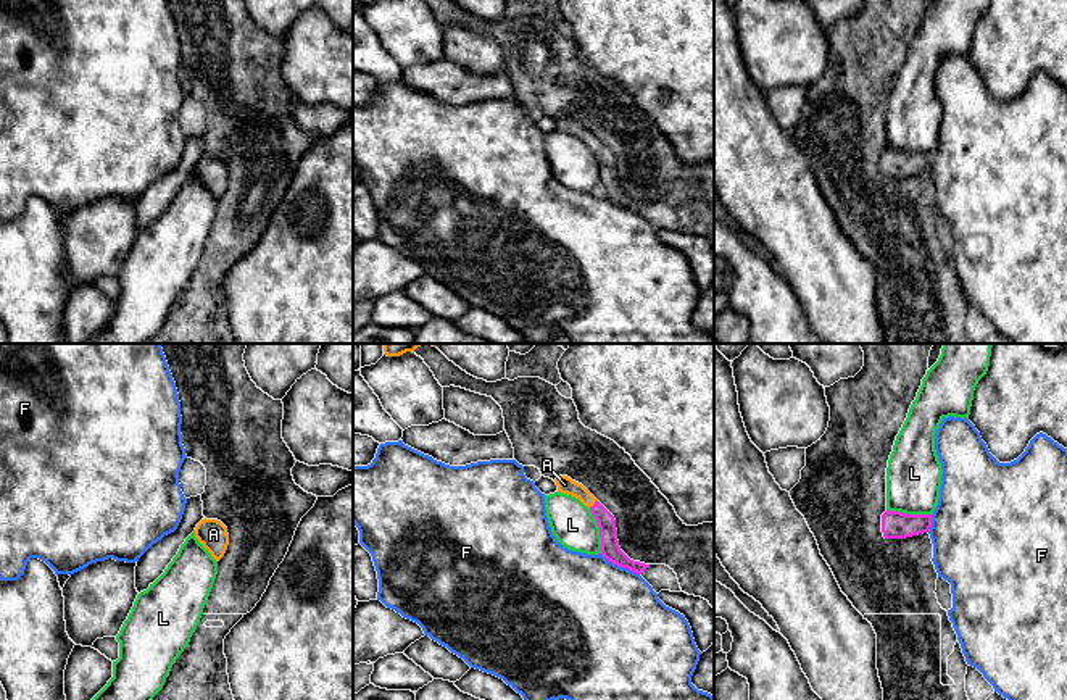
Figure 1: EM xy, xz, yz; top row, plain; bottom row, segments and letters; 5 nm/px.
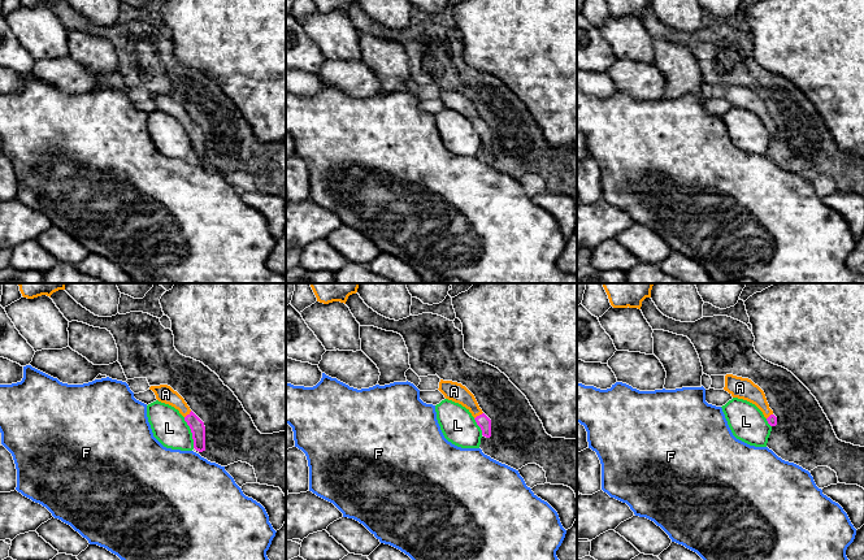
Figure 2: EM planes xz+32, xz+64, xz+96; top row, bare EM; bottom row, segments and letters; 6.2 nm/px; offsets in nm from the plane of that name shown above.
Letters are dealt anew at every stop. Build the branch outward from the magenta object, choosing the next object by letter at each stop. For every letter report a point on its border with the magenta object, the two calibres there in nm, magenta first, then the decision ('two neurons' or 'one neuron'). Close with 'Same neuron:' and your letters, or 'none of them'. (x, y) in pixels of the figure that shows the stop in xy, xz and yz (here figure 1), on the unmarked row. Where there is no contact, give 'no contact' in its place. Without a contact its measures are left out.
A: meets magenta in xz at (593, 144); 100 nm thick on the magenta side, 80 nm on the other; one neuron
F: meets magenta in xz at (619, 204); 100 nm thick on the magenta side, 480 nm on the other; two neurons
L: meets magenta in xz at (600, 170); 100 nm thick on the magenta side, 220 nm on the other; two neurons
Same neuron: A

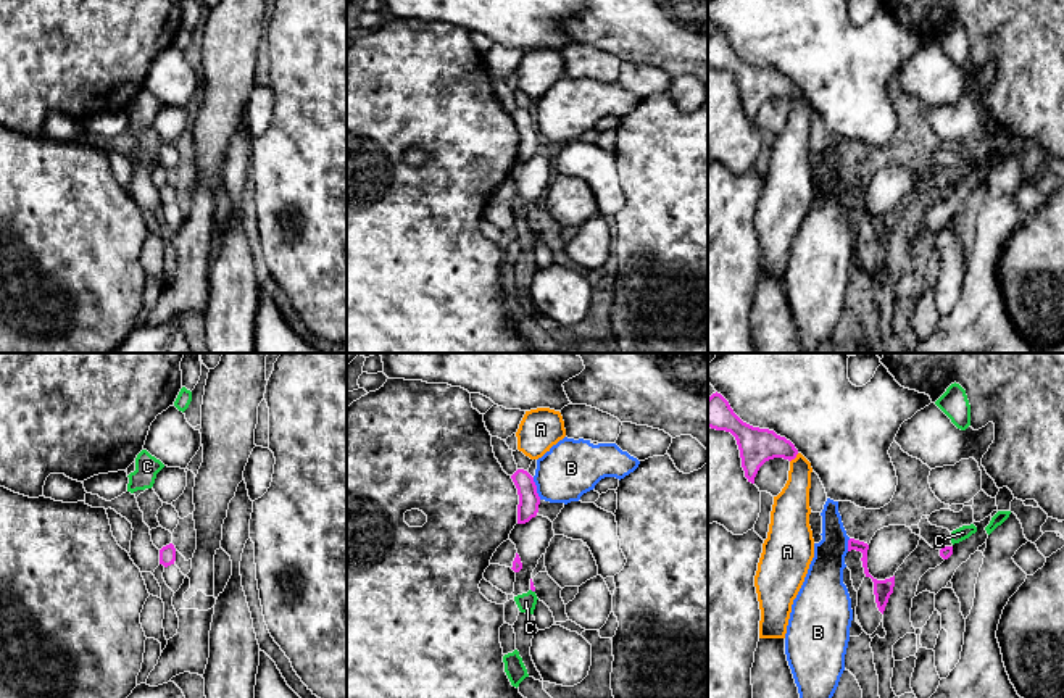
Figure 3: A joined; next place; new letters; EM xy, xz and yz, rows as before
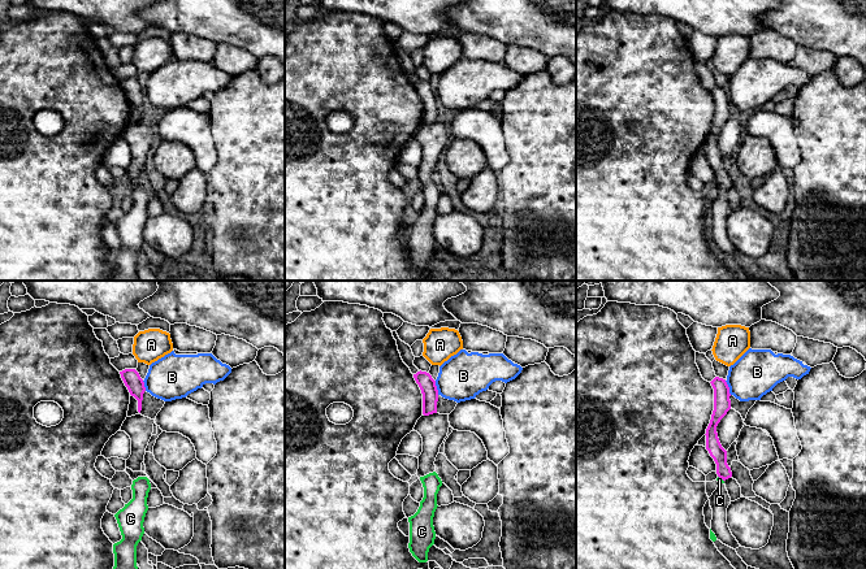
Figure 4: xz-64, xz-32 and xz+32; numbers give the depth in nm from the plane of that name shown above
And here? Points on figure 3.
A: meets magenta in yz at (793, 97); 180 nm thick on the magenta side, 180 nm on the other; two neurons
B: meets magenta in xz at (536, 128); 110 nm thick on the magenta side, 280 nm on the other; two neurons
C: meets magenta in xz at (532, 229); 20 nm thick on the magenta side, 90 nm on the other; two neurons
Same neuron: none of them

